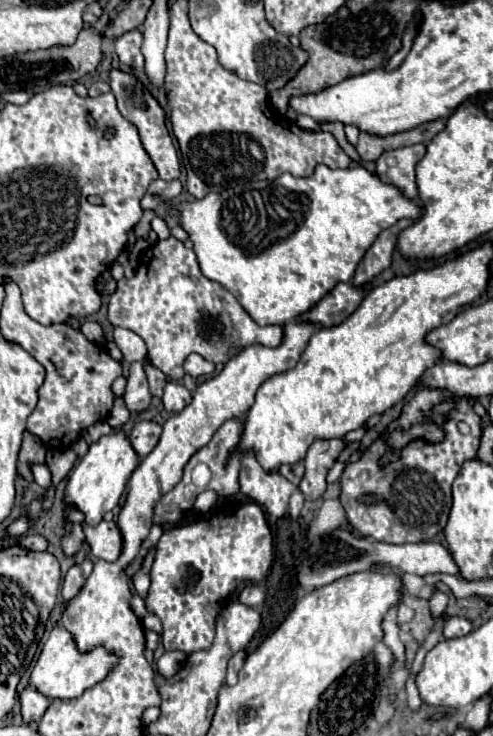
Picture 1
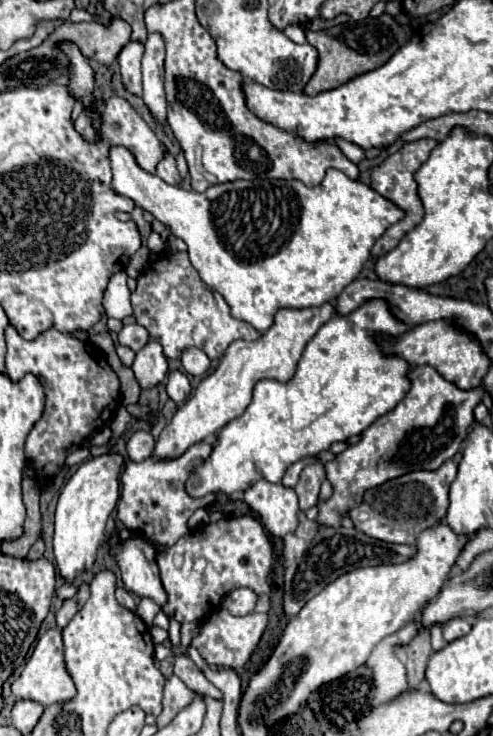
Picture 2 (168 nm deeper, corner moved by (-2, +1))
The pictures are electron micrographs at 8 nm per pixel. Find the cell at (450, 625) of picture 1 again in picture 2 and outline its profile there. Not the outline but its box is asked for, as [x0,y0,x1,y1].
[442,618,472,642]

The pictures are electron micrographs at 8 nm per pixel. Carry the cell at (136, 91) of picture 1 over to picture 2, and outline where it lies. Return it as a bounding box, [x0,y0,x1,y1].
[156,152,182,184]

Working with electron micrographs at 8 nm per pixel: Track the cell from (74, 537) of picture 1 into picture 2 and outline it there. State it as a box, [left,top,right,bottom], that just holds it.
[54,454,122,584]

